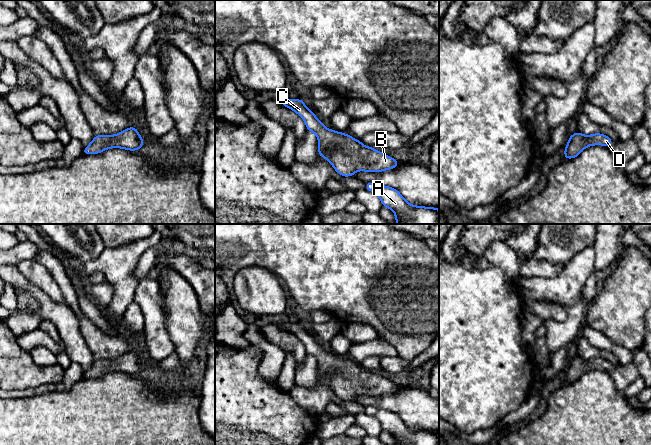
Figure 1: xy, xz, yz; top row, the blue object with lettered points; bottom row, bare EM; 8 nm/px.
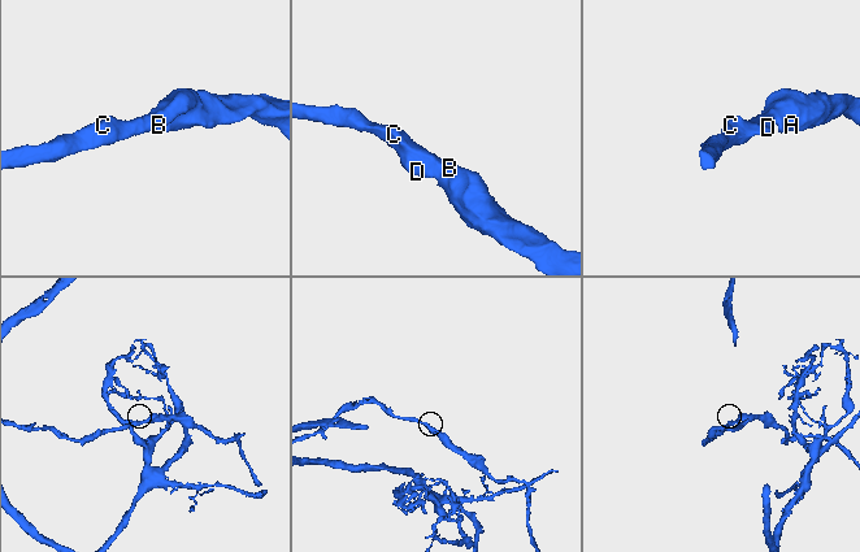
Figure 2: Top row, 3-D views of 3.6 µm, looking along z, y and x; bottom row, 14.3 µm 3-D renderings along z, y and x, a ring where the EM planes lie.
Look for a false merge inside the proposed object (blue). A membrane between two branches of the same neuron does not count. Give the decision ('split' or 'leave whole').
leave whole

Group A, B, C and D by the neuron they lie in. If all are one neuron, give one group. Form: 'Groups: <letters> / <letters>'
Groups: A B C D

